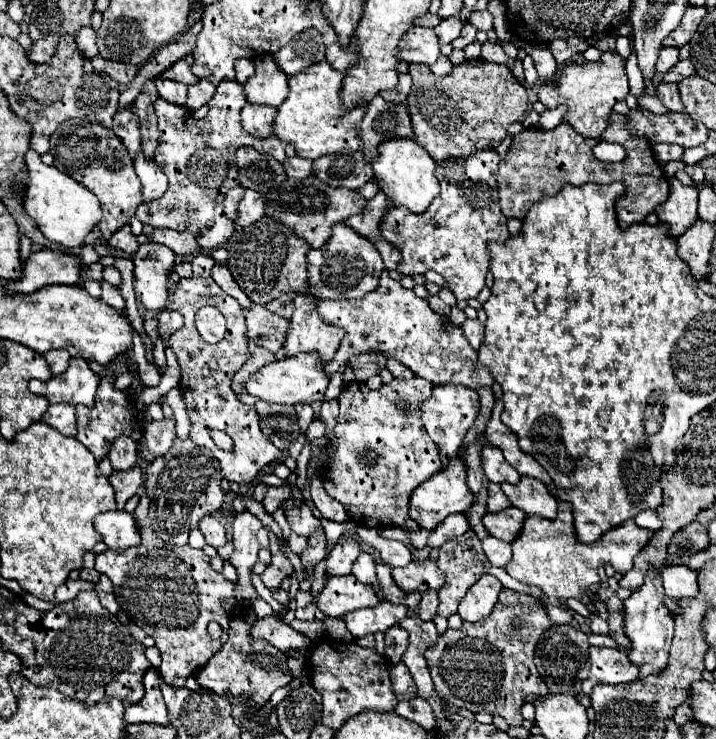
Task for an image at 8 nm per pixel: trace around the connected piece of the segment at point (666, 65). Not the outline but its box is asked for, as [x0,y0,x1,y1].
[656,47,678,73]

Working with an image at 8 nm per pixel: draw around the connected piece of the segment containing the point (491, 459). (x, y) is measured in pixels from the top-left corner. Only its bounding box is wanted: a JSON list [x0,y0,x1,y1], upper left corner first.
[480,445,520,483]

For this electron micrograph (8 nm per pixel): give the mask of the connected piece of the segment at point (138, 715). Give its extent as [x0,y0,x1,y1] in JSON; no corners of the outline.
[124,669,168,723]

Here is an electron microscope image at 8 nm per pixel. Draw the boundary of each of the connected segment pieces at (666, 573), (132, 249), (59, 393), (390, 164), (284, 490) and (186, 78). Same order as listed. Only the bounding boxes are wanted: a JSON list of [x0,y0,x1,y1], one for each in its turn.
[[662,565,698,599],[108,225,138,255],[44,357,100,405],[372,139,440,213],[262,485,296,515],[160,55,198,85]]

